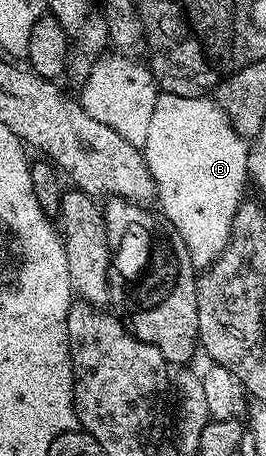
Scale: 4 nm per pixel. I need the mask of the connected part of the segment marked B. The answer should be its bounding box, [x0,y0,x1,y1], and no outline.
[144,92,250,262]

